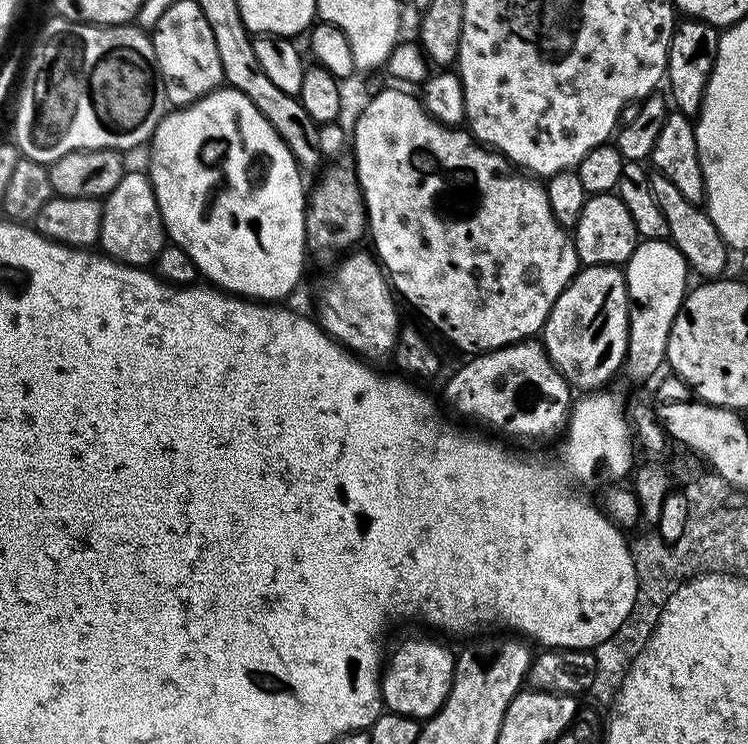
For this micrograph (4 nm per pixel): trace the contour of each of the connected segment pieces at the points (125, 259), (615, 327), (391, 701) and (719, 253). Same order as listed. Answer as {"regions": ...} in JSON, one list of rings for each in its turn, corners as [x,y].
{"regions":[[[[125,171],[122,182],[118,182],[118,186],[114,186],[114,190],[110,190],[110,194],[103,197],[102,207],[102,230],[100,231],[99,247],[102,249],[103,255],[110,256],[114,260],[119,260],[122,264],[130,264],[133,266],[148,266],[159,257],[160,253],[166,248],[166,233],[164,231],[164,223],[160,217],[158,210],[158,202],[154,198],[154,190],[152,184],[148,180],[147,171],[132,172]]],[[[589,264],[581,267],[580,271],[576,273],[574,279],[566,286],[566,290],[562,290],[562,294],[558,294],[558,298],[554,302],[554,306],[550,310],[550,314],[546,318],[542,329],[542,343],[545,350],[548,352],[549,358],[552,360],[553,365],[560,371],[568,383],[571,384],[573,389],[581,393],[587,394],[593,390],[600,390],[605,387],[604,384],[612,375],[617,371],[618,373],[623,369],[624,358],[628,355],[628,283],[624,280],[623,271],[615,264]]],[[[424,636],[408,640],[393,654],[388,673],[385,676],[383,673],[383,707],[389,712],[397,712],[399,716],[413,716],[423,722],[448,701],[453,675],[454,656],[448,653],[446,645],[436,640],[427,640]]],[[[653,171],[650,175],[650,186],[654,194],[654,202],[658,202],[658,210],[662,210],[666,218],[668,239],[682,254],[682,258],[686,258],[689,269],[695,275],[697,272],[700,278],[723,277],[724,267],[728,264],[730,248],[724,243],[718,226],[714,226],[714,222],[707,216],[701,205],[690,202],[690,198],[686,198],[686,194],[682,194],[682,190],[678,190],[678,186],[674,186],[670,178],[666,178],[666,174]]]]}

